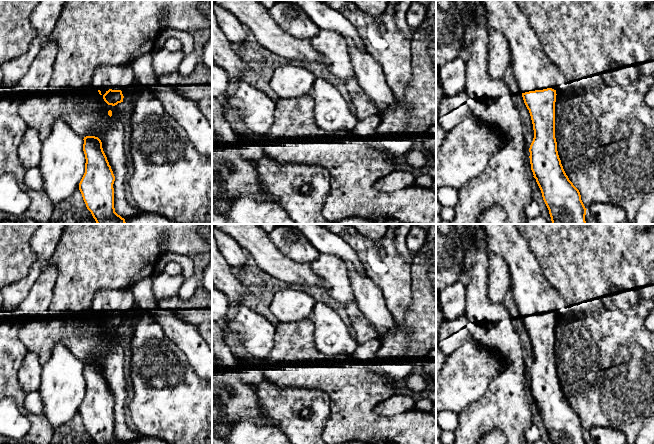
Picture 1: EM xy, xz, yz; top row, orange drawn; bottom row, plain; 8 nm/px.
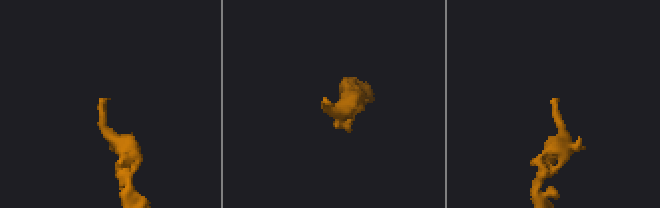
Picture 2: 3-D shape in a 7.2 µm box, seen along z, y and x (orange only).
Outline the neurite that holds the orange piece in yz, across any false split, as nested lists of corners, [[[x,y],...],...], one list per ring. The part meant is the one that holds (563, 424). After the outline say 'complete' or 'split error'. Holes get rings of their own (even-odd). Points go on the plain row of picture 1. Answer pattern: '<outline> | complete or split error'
[[[515,224],[480,225],[489,252],[501,256],[509,266],[510,290],[533,348],[531,394],[551,444],[585,444],[587,433],[563,393],[555,362],[556,315],[567,303],[545,279]]] | split error

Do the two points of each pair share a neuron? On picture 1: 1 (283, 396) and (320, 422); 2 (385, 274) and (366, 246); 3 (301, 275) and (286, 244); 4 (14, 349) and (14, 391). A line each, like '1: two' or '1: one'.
1: one
2: one
3: two
4: one

